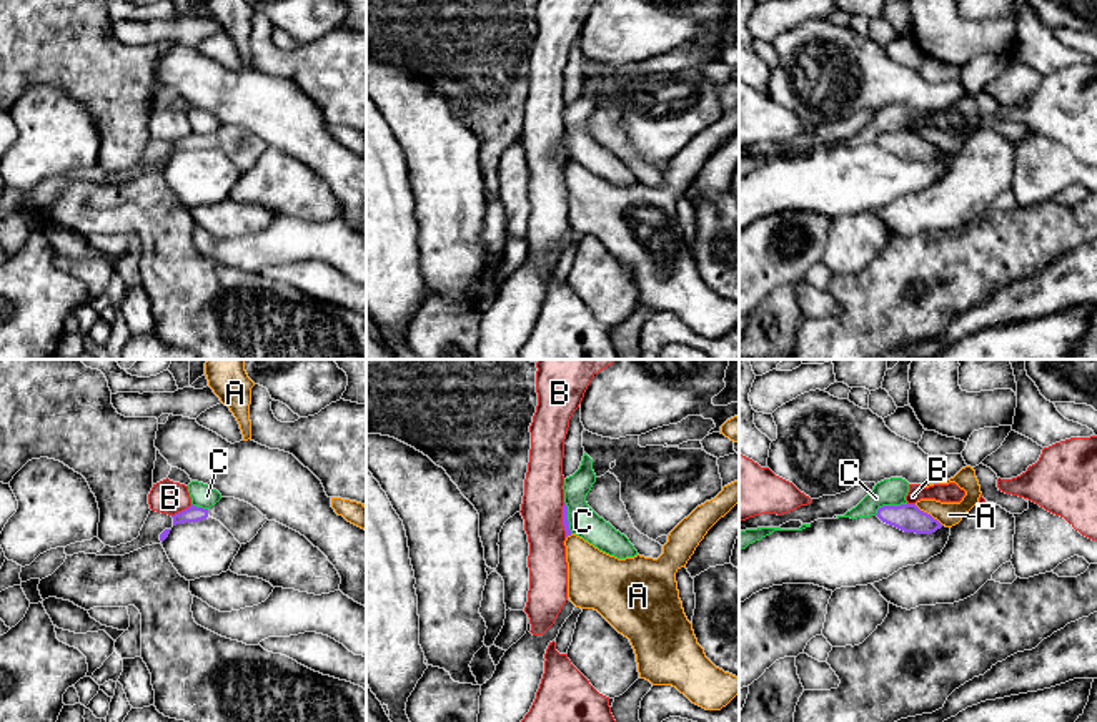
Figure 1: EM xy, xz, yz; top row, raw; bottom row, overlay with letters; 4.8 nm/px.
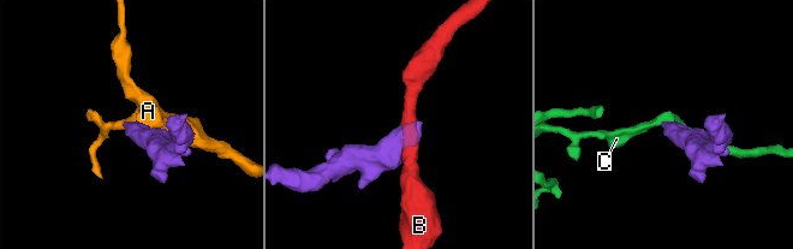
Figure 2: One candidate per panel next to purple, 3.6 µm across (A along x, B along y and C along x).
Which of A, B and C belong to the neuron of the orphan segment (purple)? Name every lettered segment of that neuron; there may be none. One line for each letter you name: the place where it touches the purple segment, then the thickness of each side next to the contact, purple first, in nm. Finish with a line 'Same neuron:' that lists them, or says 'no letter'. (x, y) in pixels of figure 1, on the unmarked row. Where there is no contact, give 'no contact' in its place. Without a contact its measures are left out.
Same neuron: no letter

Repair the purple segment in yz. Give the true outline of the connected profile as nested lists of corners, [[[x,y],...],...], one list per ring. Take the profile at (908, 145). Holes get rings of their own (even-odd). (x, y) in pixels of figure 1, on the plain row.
[[[916,131],[882,133],[876,143],[904,160],[932,161],[942,155],[937,146],[921,138]]]

